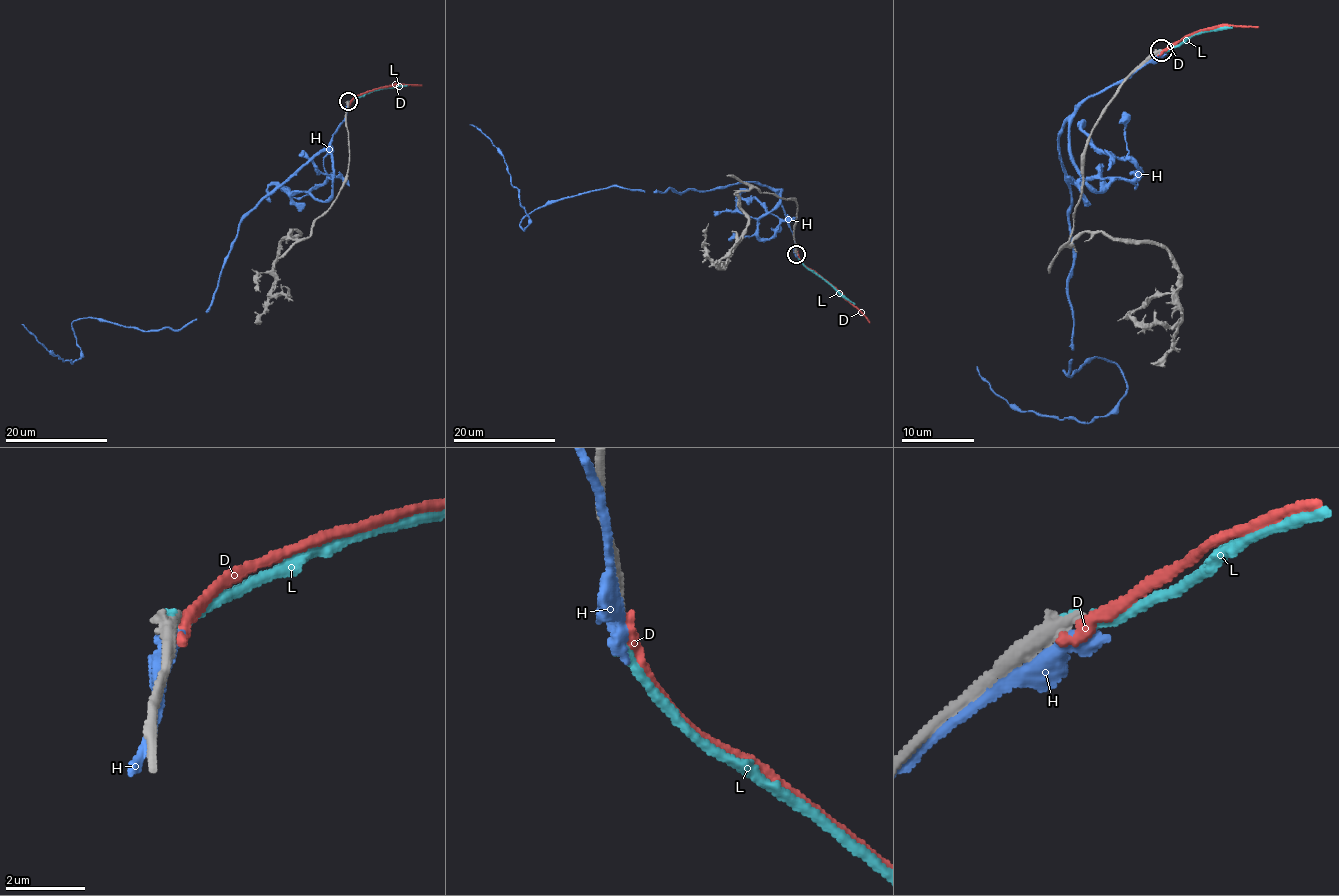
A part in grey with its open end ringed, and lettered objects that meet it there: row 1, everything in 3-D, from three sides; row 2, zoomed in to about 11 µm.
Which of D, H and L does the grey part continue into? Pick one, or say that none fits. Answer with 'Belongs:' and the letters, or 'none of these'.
Belongs: none of these

